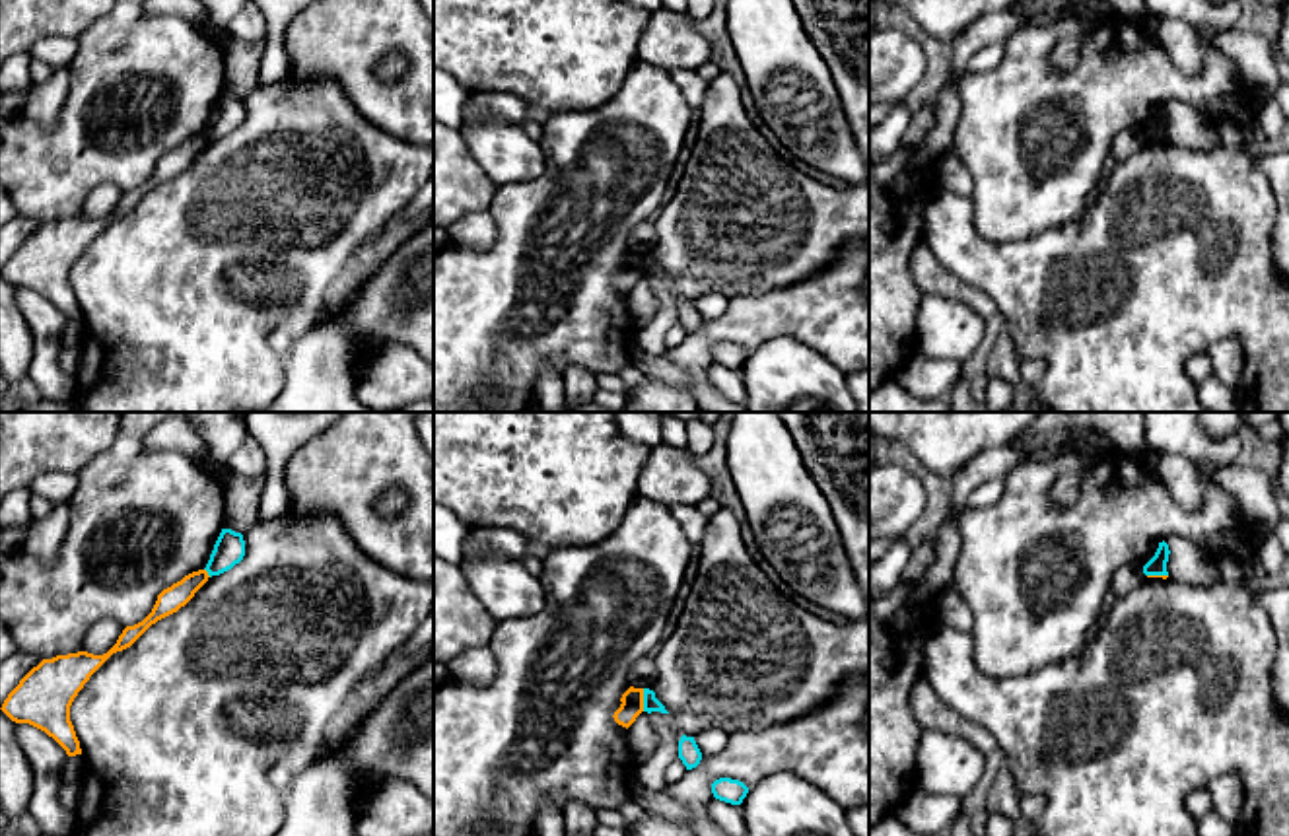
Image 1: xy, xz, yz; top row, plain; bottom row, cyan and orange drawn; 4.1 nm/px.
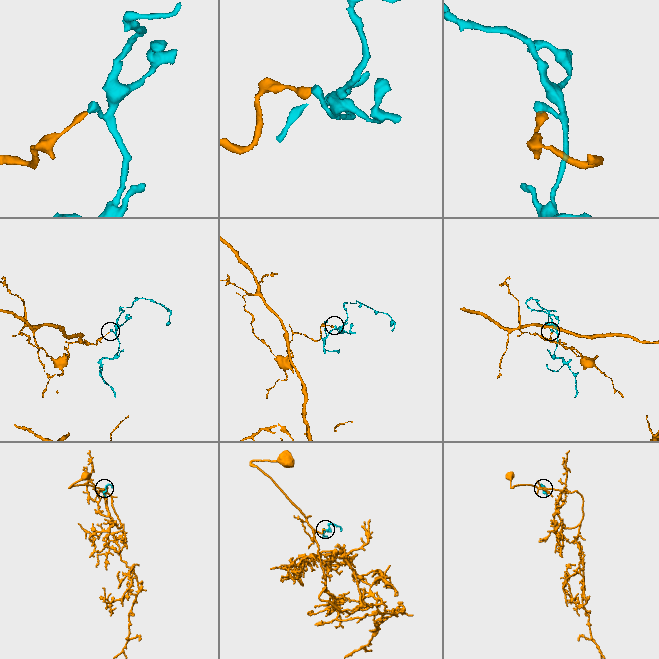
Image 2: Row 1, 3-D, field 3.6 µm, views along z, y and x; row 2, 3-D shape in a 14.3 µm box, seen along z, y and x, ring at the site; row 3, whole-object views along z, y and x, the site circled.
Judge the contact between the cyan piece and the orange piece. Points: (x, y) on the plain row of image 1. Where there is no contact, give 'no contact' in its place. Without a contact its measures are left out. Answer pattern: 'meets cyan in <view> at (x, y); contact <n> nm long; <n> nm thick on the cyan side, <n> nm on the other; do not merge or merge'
meets cyan in xz at (644, 265); contact 100 nm long; 60 nm thick on the cyan side, 100 nm on the other; do not merge

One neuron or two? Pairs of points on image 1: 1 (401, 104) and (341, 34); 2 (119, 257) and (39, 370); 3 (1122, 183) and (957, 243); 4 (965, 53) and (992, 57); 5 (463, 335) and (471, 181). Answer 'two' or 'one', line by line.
1: one
2: two
3: one
4: two
5: two

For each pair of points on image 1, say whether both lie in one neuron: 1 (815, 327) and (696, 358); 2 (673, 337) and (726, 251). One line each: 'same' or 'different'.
1: same
2: different

